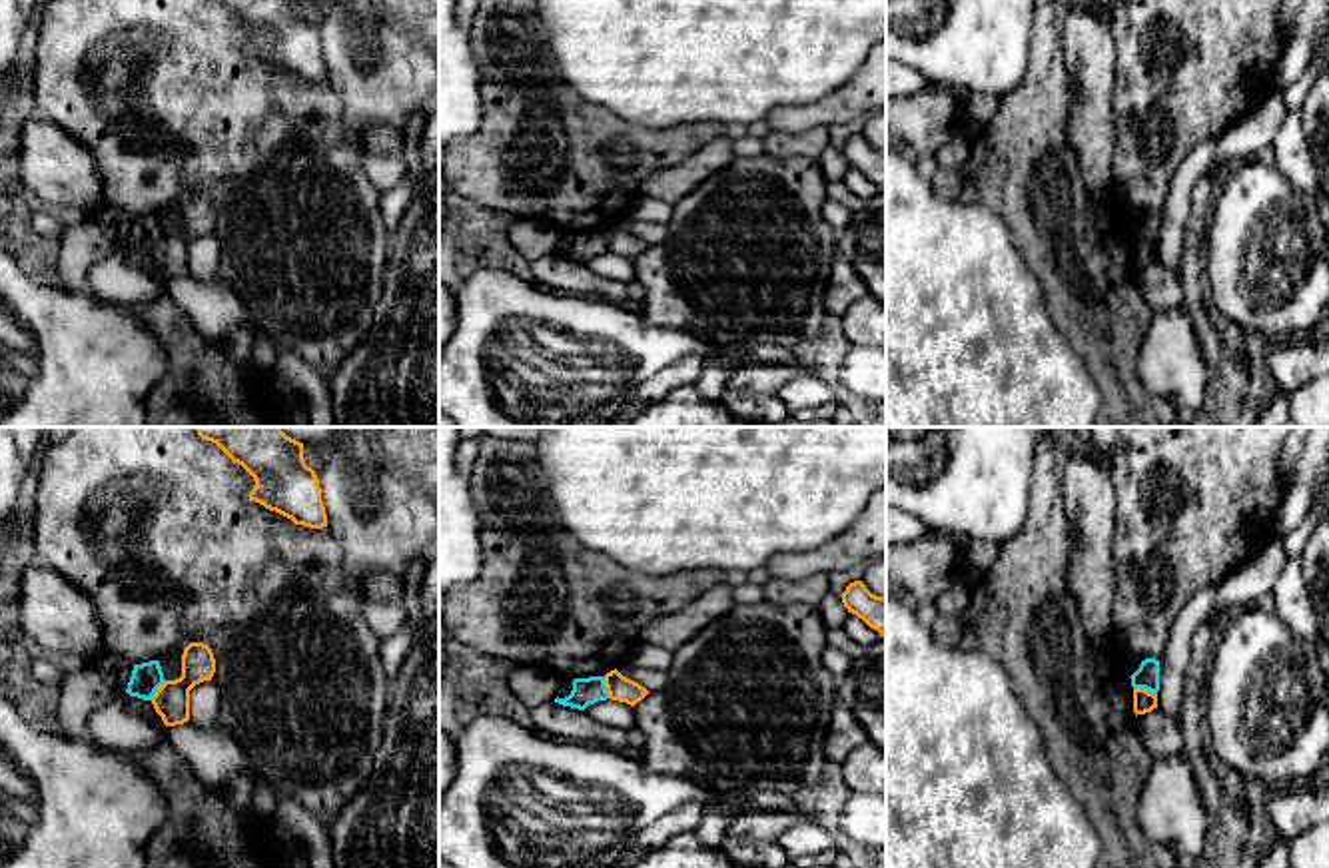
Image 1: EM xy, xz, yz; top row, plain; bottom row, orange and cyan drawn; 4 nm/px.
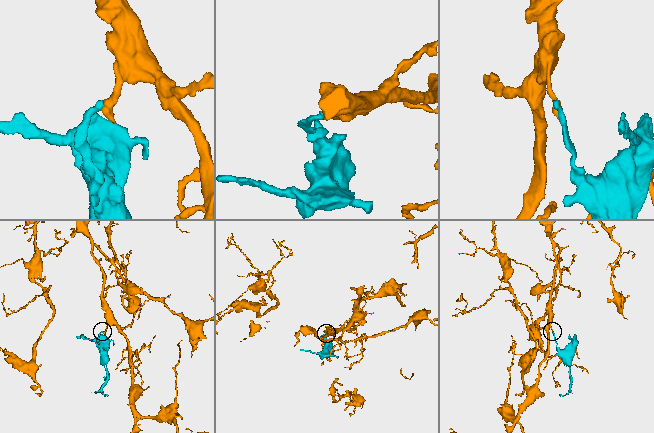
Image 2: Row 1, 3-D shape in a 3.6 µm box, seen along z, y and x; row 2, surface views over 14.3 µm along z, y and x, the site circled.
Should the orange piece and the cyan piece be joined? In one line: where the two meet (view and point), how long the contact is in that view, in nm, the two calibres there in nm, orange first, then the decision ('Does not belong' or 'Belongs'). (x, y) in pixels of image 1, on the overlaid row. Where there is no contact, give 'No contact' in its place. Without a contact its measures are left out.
Touches orange at yz (1144, 689). Shared border 100 nm. Thickness 90 nm (orange) against 100 nm. Does not belong

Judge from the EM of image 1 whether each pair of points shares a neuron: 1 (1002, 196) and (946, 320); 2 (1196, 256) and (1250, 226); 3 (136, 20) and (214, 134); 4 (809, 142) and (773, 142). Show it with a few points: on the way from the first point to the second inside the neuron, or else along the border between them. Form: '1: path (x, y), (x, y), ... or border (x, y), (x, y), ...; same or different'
1: border (954, 198), (986, 204), (1004, 222), (1020, 254); different
2: border (1212, 204), (1206, 236), (1206, 294); different
3: path (142, 48), (150, 56), (152, 72), (186, 106); same
4: path (801, 142), (781, 142); same

